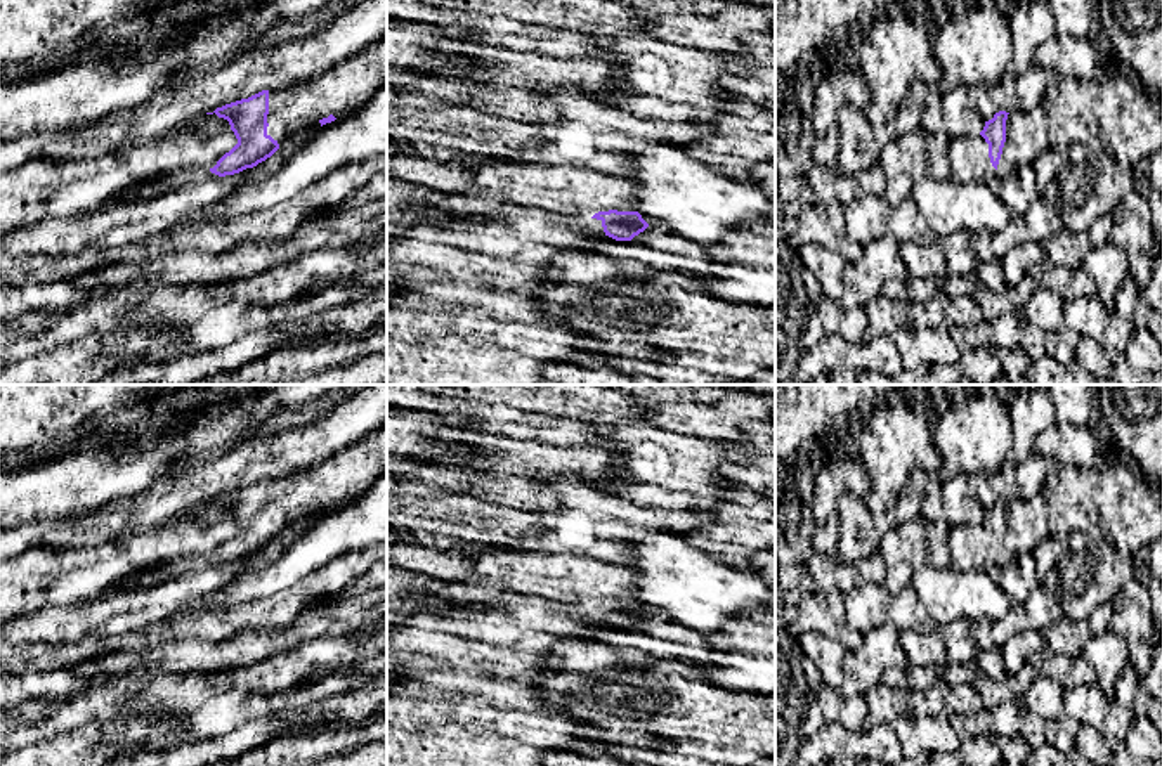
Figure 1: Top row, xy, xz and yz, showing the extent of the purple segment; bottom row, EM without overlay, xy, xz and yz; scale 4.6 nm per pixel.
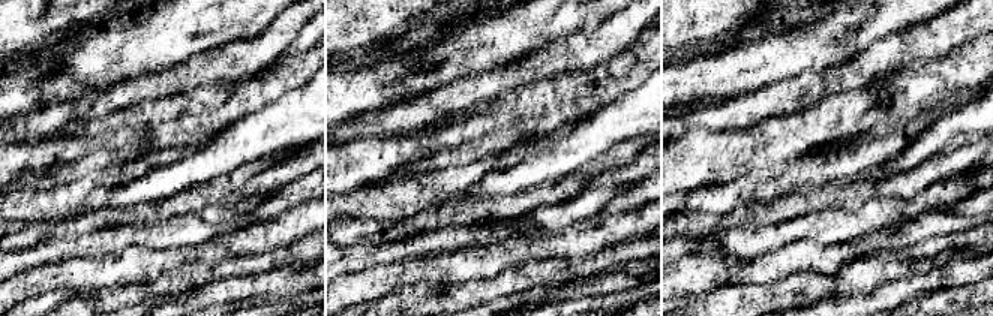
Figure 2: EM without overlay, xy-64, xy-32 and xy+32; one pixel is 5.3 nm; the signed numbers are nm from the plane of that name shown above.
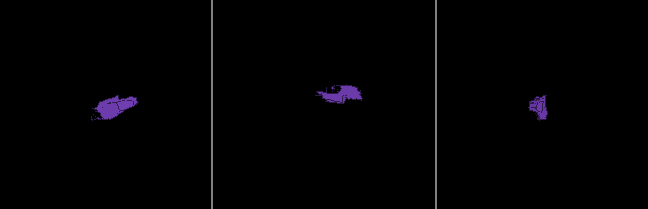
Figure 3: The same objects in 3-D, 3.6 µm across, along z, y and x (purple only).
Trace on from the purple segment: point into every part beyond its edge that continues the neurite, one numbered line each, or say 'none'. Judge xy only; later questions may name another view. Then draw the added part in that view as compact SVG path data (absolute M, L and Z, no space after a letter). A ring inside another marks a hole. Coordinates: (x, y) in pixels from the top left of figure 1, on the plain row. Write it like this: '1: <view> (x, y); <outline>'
1: xy (349, 473); M383 425L383 426L382 426L382 428L378 428L378 430L375 430L375 432L371 432L371 433L368 433L368 435L364 435L364 437L361 437L361 438L359 438L359 440L357 440L357 442L354 442L354 444L352 444L352 445L349 445L349 447L345 447L345 449L343 449L343 451L340 451L340 452L336 452L336 454L335 454L335 456L331 456L331 458L328 458L328 459L326 459L326 461L323 461L323 463L321 463L321 464L316 464L316 466L312 466L312 468L307 468L307 470L302 470L302 471L297 471L297 473L293 473L293 475L284 475L284 477L274 477L274 478L269 478L269 503L267 503L267 511L269 511L269 515L267 515L267 523L271 523L271 525L272 525L272 527L274 527L274 529L276 529L276 530L277 530L277 532L279 532L279 537L281 537L281 536L283 536L283 534L284 534L284 532L288 532L288 530L290 530L290 529L291 529L291 527L293 527L293 525L295 525L295 523L297 523L297 522L298 522L298 520L304 520L304 518L309 518L309 520L317 520L317 518L319 518L319 516L321 516L321 511L319 511L319 510L321 510L321 508L323 508L323 506L328 506L328 504L330 504L330 503L333 503L333 504L335 504L335 506L342 506L342 504L345 504L345 503L349 503L349 501L352 501L352 499L357 499L357 497L359 497L359 496L362 496L362 494L364 494L364 492L366 492L366 490L368 490L368 489L369 489L369 487L371 487L371 485L373 485L373 484L375 484L375 482L376 482L376 480L378 480L378 478L380 478L380 477L382 477L382 475L383 475L383 473L385 473L385 471L387 471L387 425ZM277 537L277 539L276 539L276 541L274 541L274 542L277 542L277 541L279 541L279 537Z

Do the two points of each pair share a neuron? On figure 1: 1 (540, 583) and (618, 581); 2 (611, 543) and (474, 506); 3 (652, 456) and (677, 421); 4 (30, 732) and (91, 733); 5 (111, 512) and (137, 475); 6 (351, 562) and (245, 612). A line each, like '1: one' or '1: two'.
1: one
2: one
3: two
4: two
5: two
6: one

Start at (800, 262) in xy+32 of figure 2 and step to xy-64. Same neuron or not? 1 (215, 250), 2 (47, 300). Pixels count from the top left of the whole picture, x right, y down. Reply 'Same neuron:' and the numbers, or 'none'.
Same neuron: 1

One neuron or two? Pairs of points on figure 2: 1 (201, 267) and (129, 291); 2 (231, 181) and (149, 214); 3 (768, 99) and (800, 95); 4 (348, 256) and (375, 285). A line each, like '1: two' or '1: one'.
1: one
2: one
3: one
4: two

